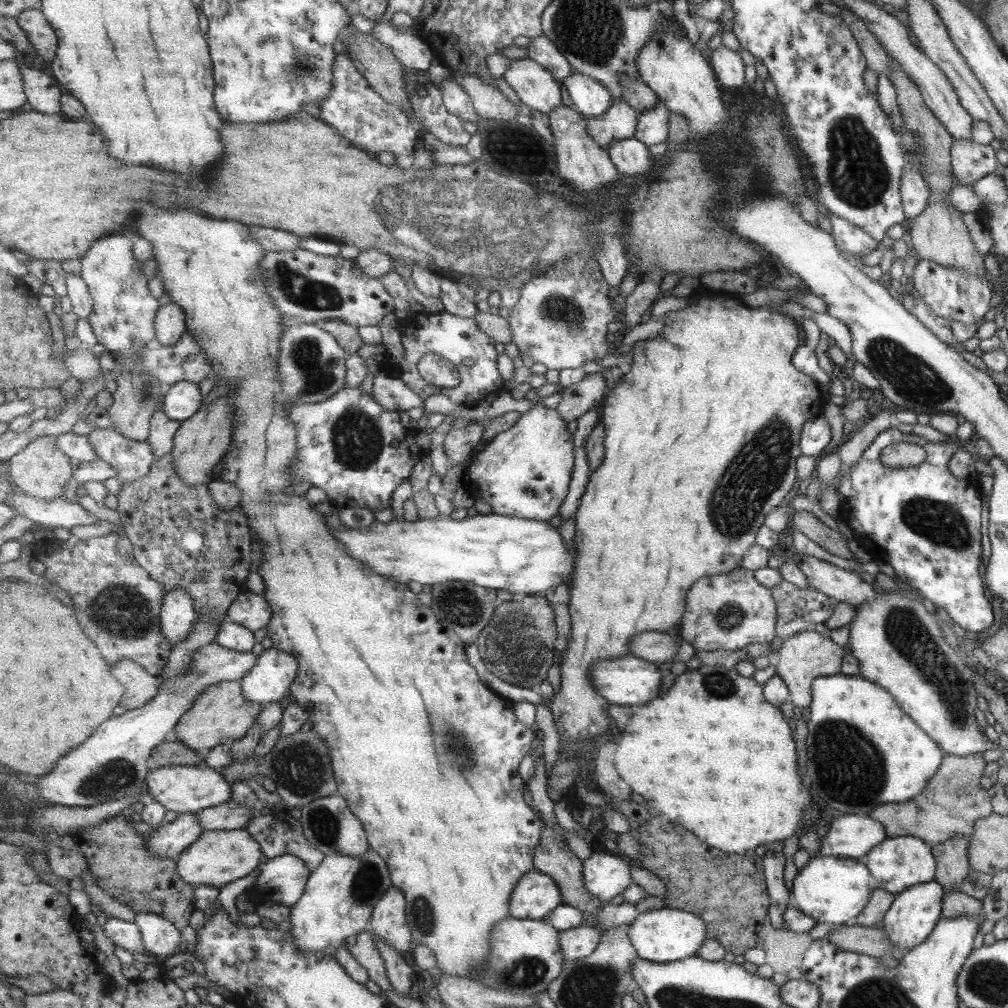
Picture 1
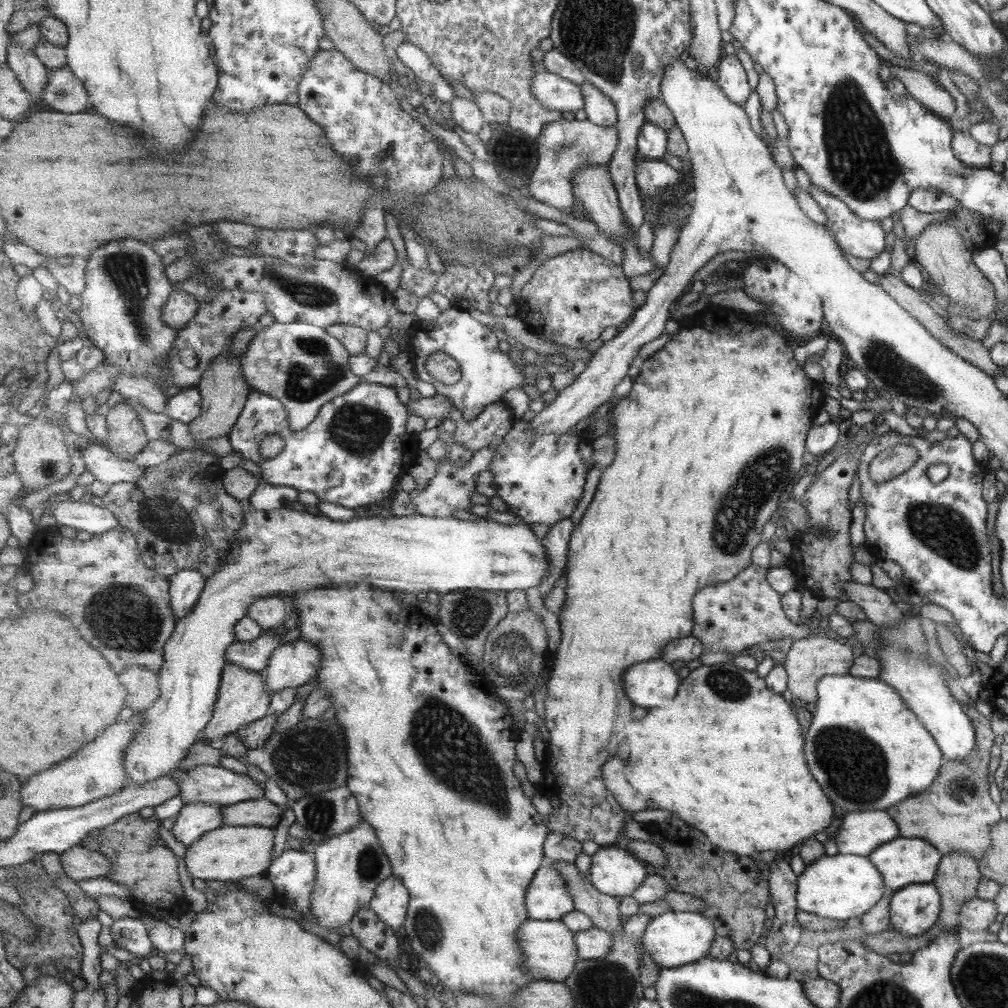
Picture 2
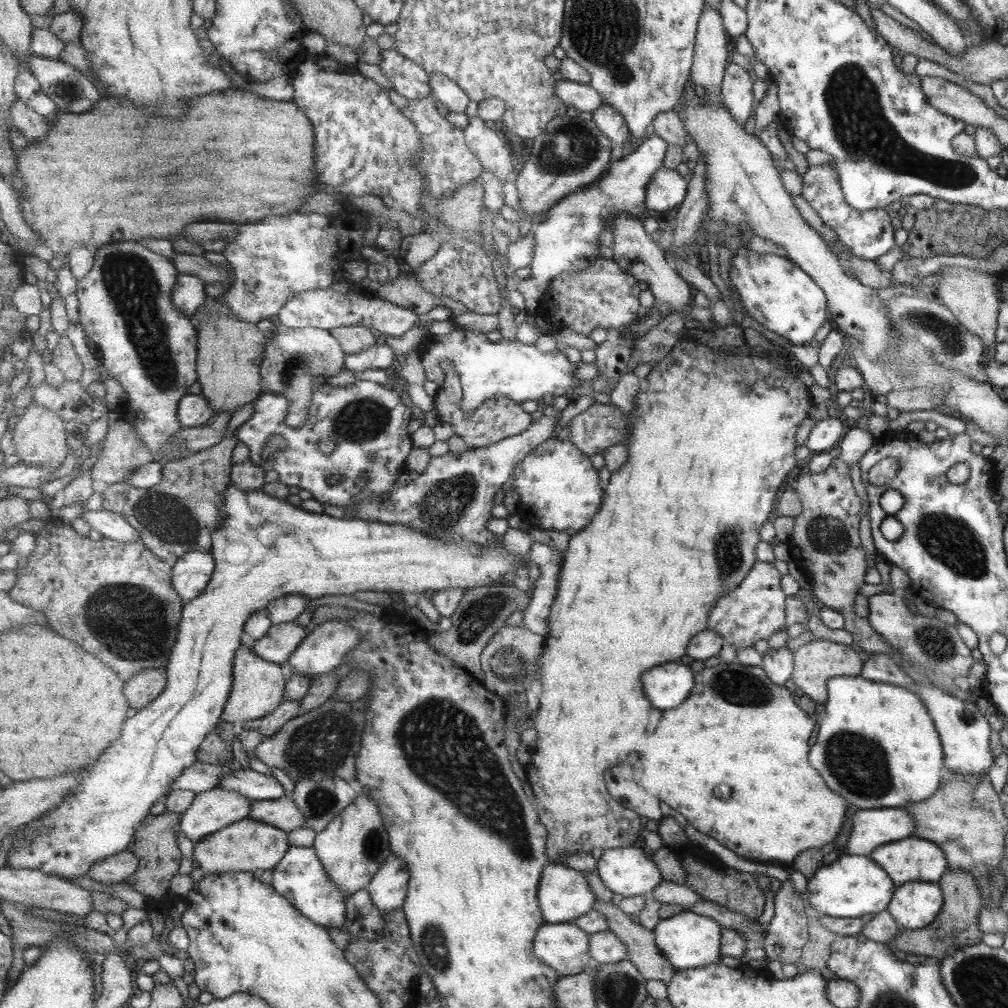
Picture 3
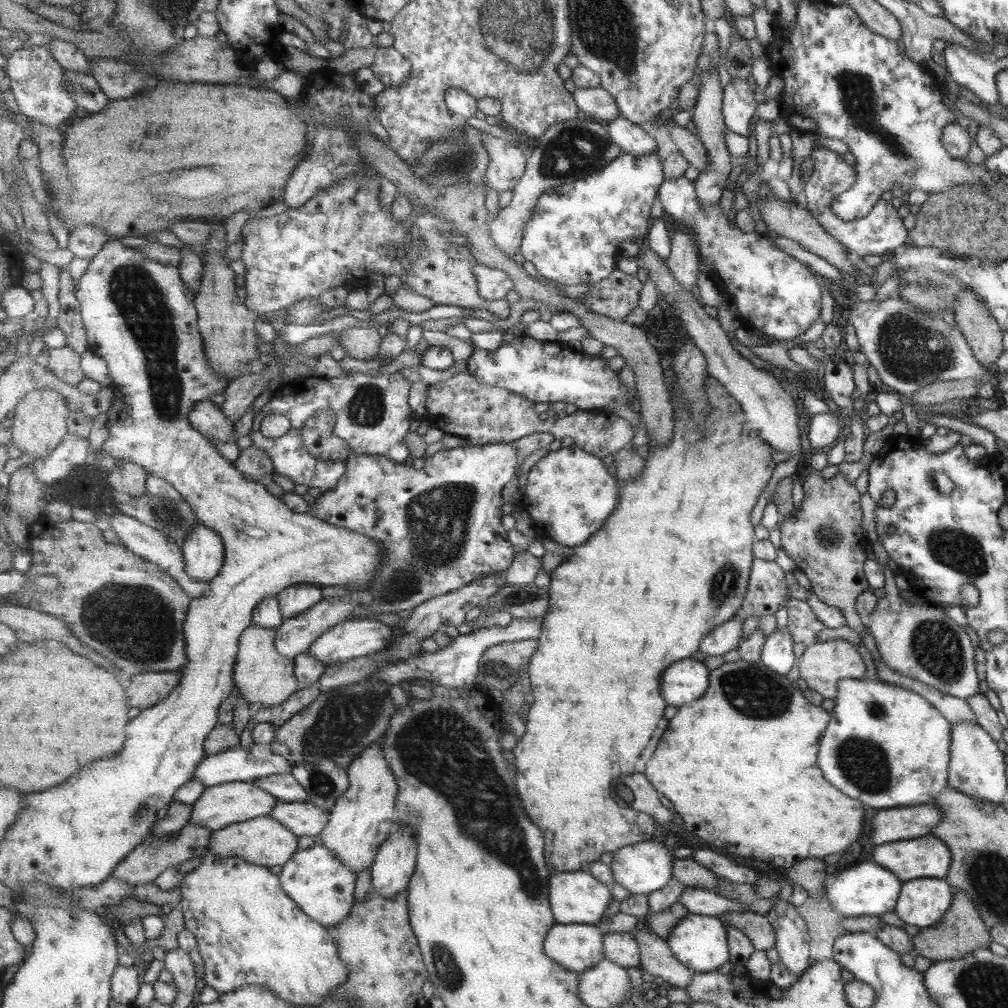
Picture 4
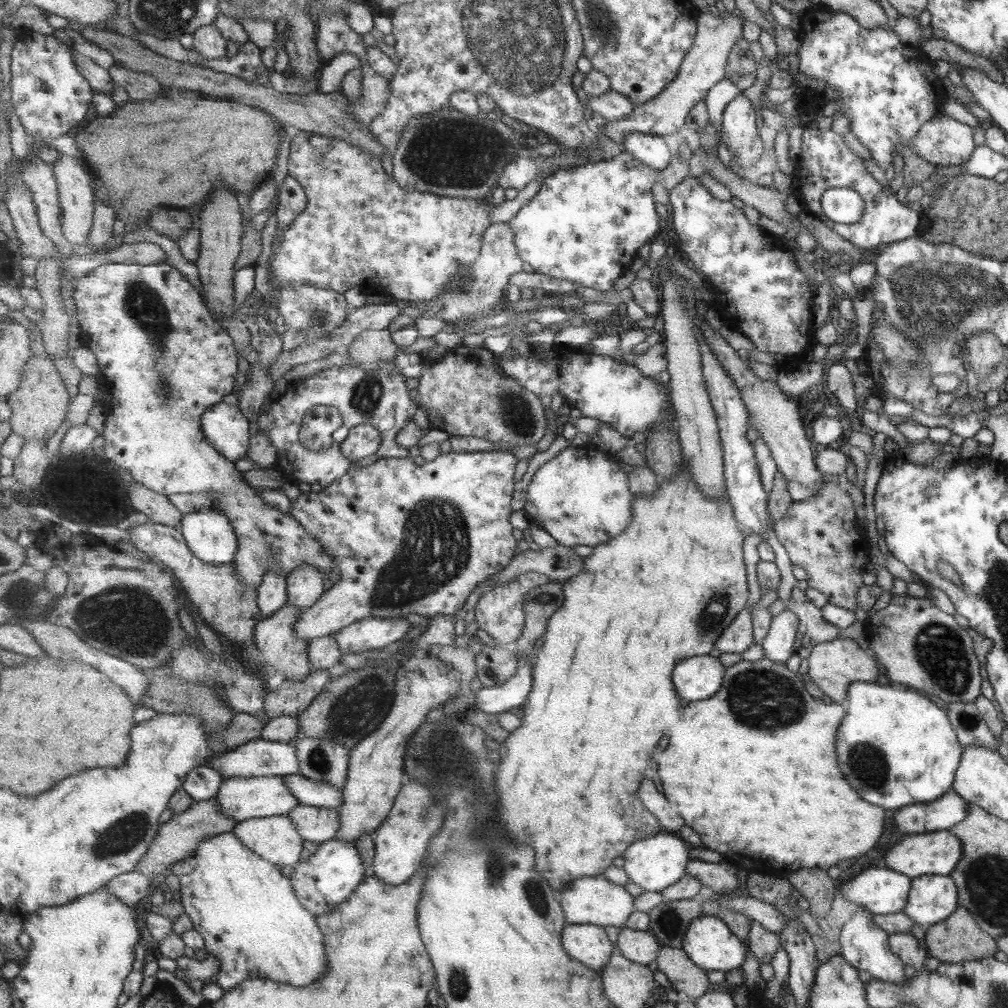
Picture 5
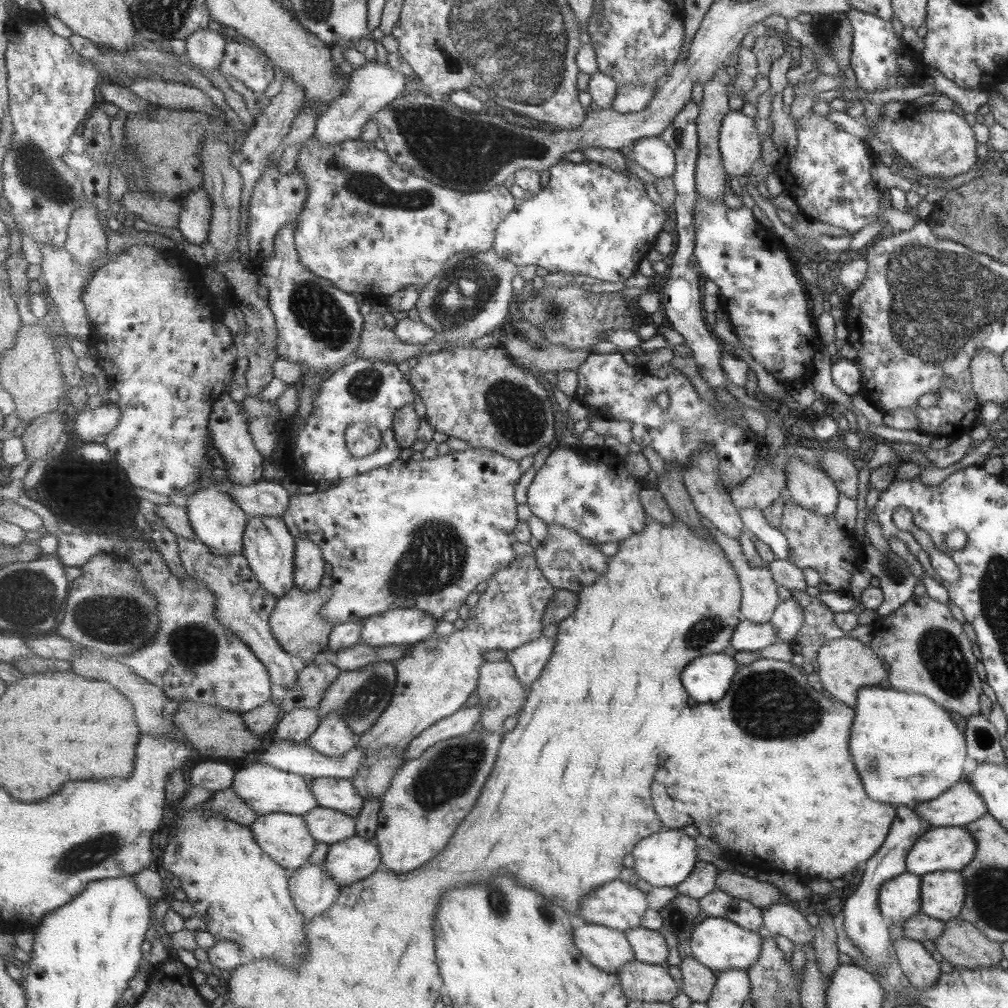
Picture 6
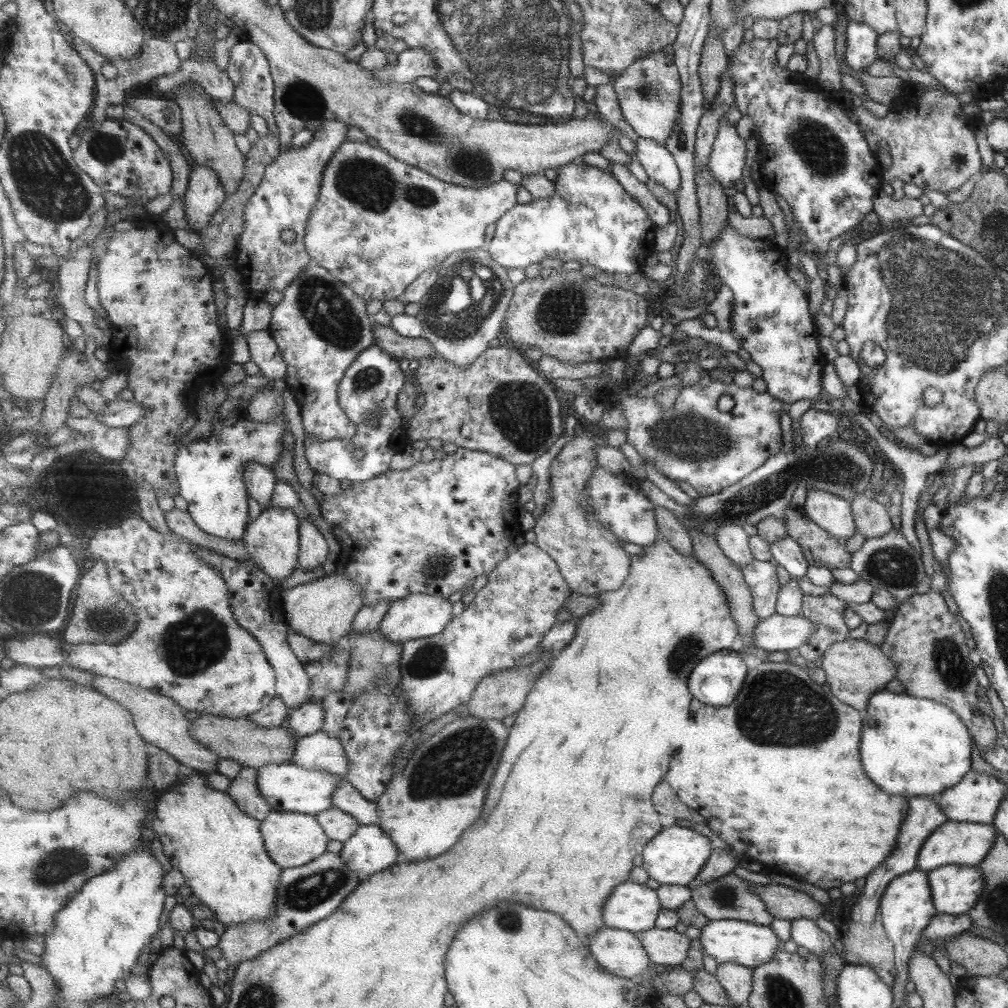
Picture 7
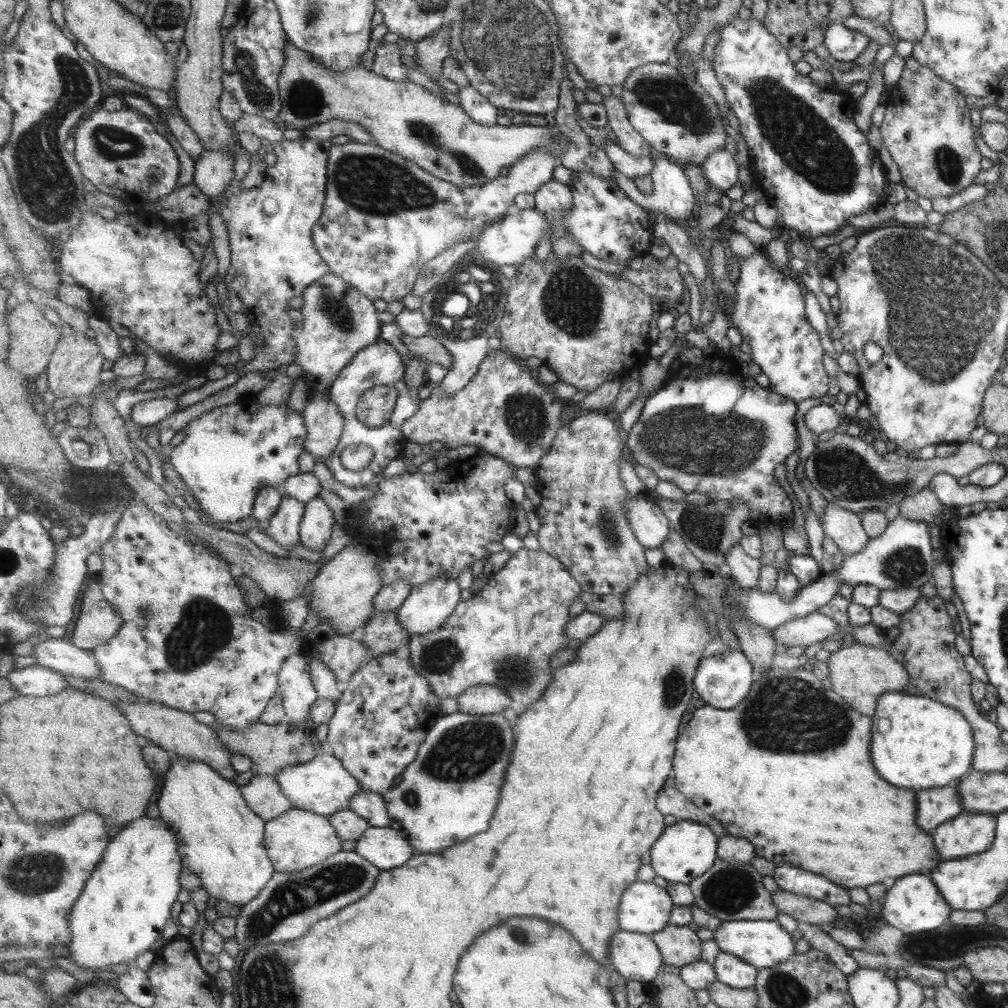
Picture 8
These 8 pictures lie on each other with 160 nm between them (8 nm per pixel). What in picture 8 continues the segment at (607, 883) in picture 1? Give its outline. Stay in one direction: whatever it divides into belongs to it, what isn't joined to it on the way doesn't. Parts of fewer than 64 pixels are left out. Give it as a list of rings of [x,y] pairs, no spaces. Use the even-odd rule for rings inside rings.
[[[677,819],[669,825],[663,833],[657,837],[652,848],[649,849],[650,865],[654,876],[663,878],[667,883],[680,882],[688,884],[693,879],[701,876],[711,868],[715,860],[715,846],[718,838],[711,834],[712,829],[703,823],[691,822],[689,820]]]

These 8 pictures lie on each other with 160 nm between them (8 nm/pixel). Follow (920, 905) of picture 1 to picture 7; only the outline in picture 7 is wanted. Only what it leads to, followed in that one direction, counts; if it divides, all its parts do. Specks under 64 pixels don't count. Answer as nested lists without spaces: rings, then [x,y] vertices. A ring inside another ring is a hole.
[[[945,865],[927,873],[936,913],[963,915],[983,894],[984,882],[976,866]]]

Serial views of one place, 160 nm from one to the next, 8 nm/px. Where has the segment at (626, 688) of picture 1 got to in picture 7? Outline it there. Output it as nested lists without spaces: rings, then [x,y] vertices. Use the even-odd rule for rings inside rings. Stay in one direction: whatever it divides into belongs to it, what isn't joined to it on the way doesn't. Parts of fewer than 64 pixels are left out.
[[[724,649],[696,665],[688,676],[688,690],[707,706],[731,705],[744,686],[747,672],[738,652]]]

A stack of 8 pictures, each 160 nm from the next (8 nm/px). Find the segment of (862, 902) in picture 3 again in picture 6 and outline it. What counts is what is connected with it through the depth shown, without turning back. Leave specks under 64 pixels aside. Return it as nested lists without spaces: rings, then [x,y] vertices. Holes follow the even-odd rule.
[[[905,872],[883,882],[879,890],[880,914],[893,938],[901,937],[902,922],[920,912],[920,875]]]

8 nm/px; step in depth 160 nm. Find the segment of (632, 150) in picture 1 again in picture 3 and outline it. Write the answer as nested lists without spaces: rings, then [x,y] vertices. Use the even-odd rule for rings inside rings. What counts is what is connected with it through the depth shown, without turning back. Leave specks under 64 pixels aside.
[[[662,165],[649,181],[644,197],[645,208],[659,213],[670,210],[683,200],[686,189],[687,178]]]

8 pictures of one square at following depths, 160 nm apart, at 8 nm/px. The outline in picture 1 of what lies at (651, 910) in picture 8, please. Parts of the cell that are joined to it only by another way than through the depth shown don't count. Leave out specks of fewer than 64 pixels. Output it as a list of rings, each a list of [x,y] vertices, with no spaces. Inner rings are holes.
[[[530,870],[513,889],[511,917],[544,920],[557,906],[564,903],[556,879],[541,870]]]

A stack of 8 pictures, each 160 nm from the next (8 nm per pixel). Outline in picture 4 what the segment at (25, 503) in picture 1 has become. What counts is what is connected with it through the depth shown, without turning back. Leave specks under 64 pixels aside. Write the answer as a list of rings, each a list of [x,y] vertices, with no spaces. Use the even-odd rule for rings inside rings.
[[[118,513],[107,518],[107,520],[123,545],[128,547],[128,549],[135,554],[149,559],[152,563],[160,564],[165,572],[173,575],[180,582],[180,585],[186,590],[191,598],[199,598],[205,591],[208,591],[210,582],[199,582],[196,578],[192,578],[192,576],[188,575],[182,548],[172,540],[172,538],[169,538],[167,535],[159,532],[156,528],[151,528],[150,526],[143,524],[140,520],[127,514]]]

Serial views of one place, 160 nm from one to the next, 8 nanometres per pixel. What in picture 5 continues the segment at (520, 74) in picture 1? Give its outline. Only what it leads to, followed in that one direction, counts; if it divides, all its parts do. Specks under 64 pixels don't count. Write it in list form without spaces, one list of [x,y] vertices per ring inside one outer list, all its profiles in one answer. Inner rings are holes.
[[[609,90],[601,96],[587,96],[587,100],[588,108],[607,121],[623,120],[635,108],[634,102],[628,96],[615,90]]]

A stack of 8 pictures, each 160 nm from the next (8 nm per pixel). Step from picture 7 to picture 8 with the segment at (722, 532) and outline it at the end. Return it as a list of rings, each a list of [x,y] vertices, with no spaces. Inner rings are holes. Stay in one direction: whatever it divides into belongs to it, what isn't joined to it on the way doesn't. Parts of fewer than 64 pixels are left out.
[[[738,542],[729,547],[723,562],[729,576],[739,583],[743,590],[755,588],[759,578],[760,565],[757,559],[751,558],[743,552]]]

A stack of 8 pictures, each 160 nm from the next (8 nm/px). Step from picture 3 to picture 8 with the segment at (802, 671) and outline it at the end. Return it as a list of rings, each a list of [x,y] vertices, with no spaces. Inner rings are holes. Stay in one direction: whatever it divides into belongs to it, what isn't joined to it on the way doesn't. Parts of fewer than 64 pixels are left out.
[[[854,643],[849,647],[841,647],[840,650],[831,653],[826,663],[829,668],[828,677],[832,690],[841,696],[841,699],[848,703],[852,710],[869,717],[876,710],[876,702],[881,694],[903,693],[903,688],[909,684],[909,674],[905,671],[903,664],[897,663],[893,656],[882,648]]]

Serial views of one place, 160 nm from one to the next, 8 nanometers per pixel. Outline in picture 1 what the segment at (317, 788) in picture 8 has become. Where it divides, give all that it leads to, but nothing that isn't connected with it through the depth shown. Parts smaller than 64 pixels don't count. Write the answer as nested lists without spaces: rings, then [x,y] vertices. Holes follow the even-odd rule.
[[[187,812],[170,823],[154,827],[146,845],[155,856],[178,860],[180,854],[195,844],[203,832],[196,813]]]

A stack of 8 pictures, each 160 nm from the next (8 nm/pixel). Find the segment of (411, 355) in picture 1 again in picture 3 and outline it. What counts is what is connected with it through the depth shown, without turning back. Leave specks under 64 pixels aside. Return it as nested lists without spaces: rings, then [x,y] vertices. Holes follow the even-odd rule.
[[[456,316],[453,328],[448,334],[439,335],[435,342],[422,344],[422,359],[426,368],[426,378],[435,382],[439,388],[445,381],[445,371],[440,365],[449,362],[456,368],[462,378],[464,389],[463,409],[473,414],[490,398],[502,394],[522,403],[525,400],[539,400],[545,394],[563,396],[569,388],[575,386],[573,370],[575,365],[569,358],[556,349],[543,353],[533,344],[523,344],[520,340],[491,342],[486,333],[464,327]]]

